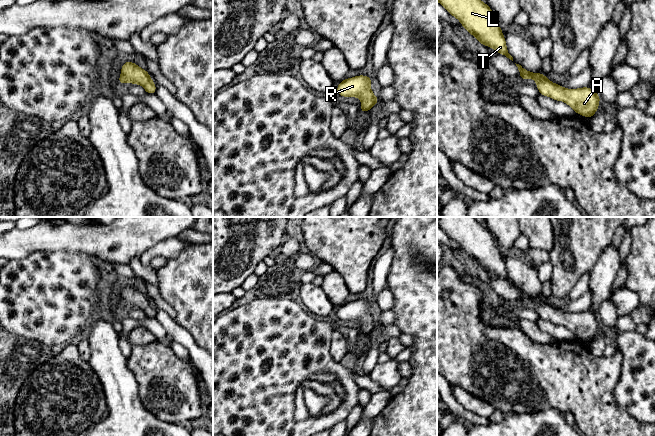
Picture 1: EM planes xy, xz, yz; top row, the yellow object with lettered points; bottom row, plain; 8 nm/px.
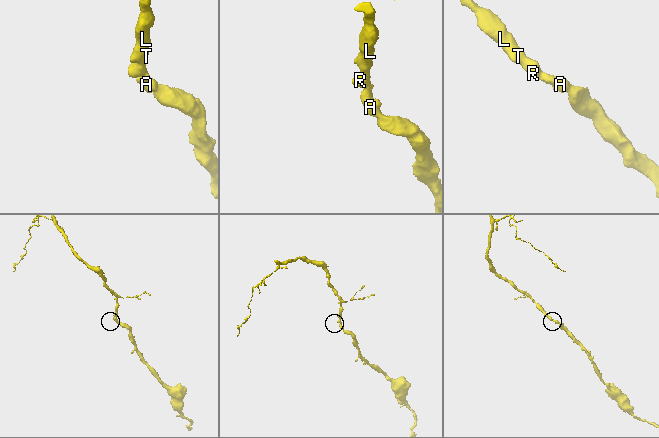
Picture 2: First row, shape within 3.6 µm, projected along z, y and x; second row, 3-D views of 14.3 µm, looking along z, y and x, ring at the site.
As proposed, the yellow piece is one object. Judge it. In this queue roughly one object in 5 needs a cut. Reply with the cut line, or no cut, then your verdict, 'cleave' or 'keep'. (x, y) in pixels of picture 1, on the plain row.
cut none; keep

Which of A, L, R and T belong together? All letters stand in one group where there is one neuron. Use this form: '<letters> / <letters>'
A L R T

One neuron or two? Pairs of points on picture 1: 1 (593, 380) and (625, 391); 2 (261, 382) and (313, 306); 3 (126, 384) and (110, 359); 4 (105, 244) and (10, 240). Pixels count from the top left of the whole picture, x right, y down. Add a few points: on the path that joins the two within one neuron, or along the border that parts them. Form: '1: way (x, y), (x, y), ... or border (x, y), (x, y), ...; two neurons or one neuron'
1: border (621, 365), (614, 399), (624, 410); two neurons
2: border (309, 312), (312, 315); two neurons
3: way (120, 378), (111, 369), (110, 365); one neuron
4: way (81, 239), (34, 239); one neuron

